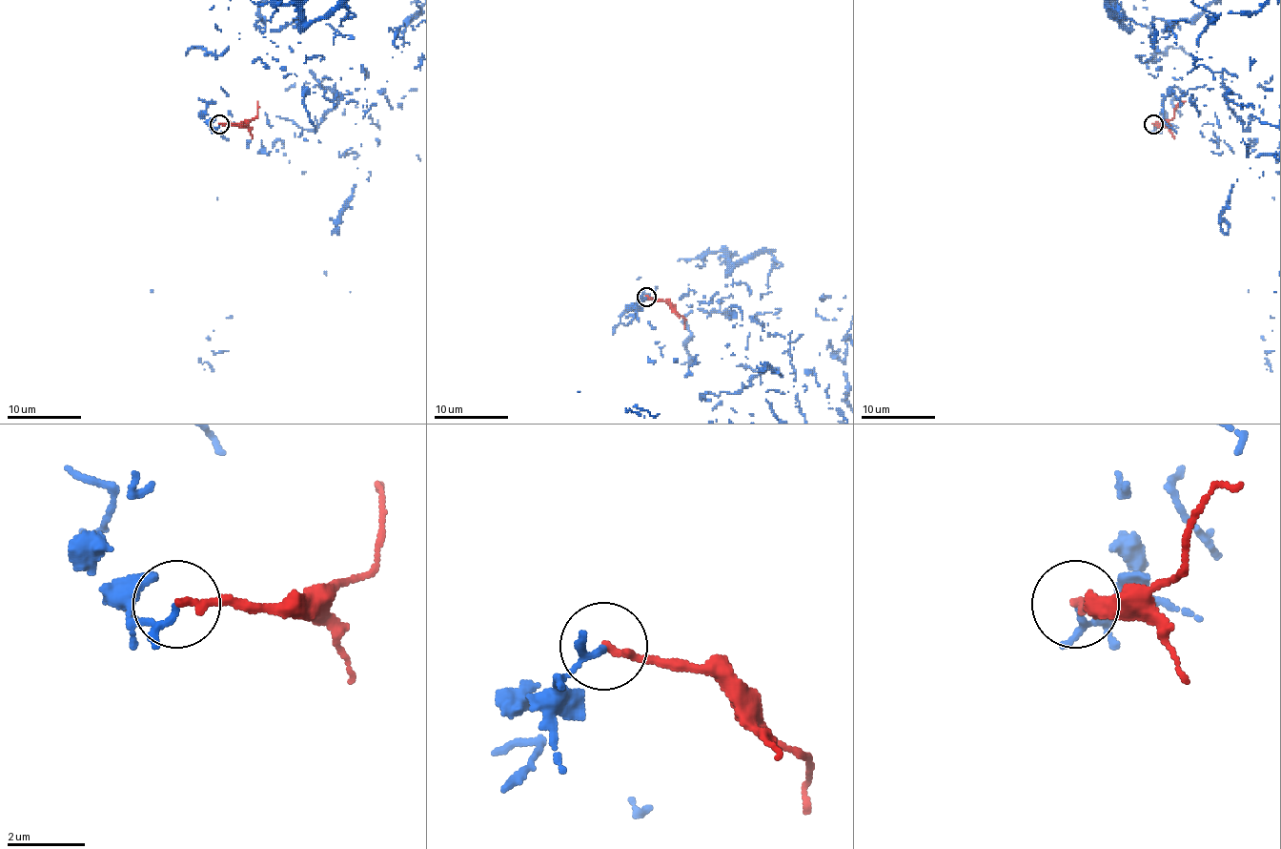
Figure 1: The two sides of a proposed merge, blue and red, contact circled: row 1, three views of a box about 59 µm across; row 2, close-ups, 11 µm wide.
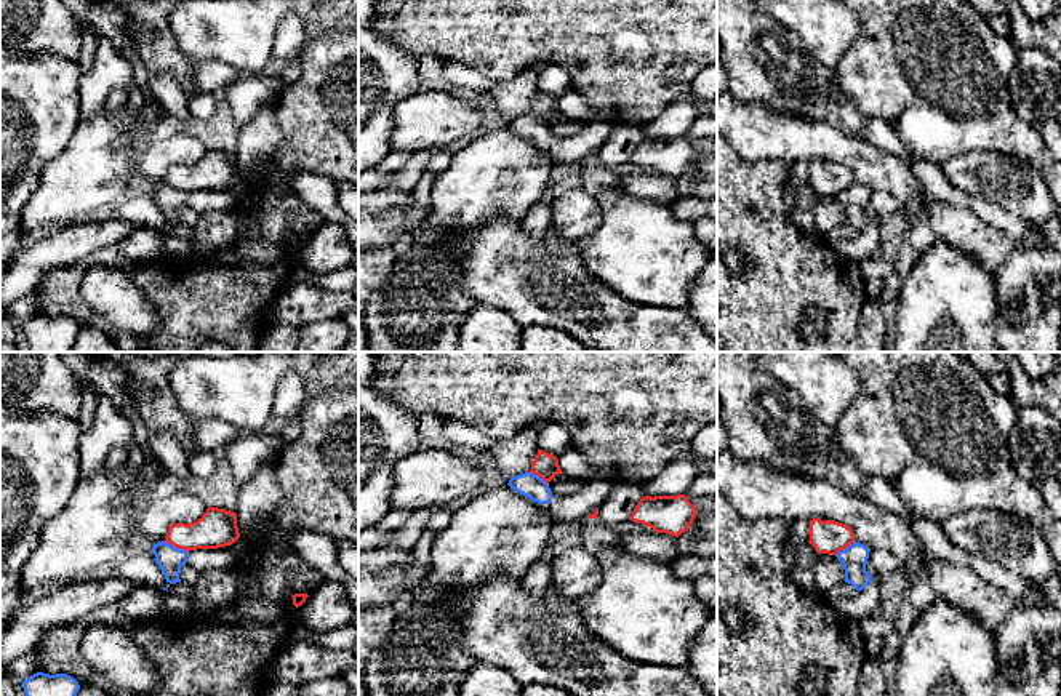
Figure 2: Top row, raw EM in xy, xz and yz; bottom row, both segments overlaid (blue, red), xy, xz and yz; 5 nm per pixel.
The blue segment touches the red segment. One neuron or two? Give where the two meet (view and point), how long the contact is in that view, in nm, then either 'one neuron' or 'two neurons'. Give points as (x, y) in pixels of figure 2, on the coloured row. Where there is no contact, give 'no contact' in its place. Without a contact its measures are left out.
xy (176, 548) | 140 nm | two neurons

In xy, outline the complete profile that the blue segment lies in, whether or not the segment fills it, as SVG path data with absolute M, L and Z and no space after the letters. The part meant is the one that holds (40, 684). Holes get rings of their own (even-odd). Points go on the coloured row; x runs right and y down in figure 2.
M37 672L22 682L26 696L77 696L80 685L67 674Z

